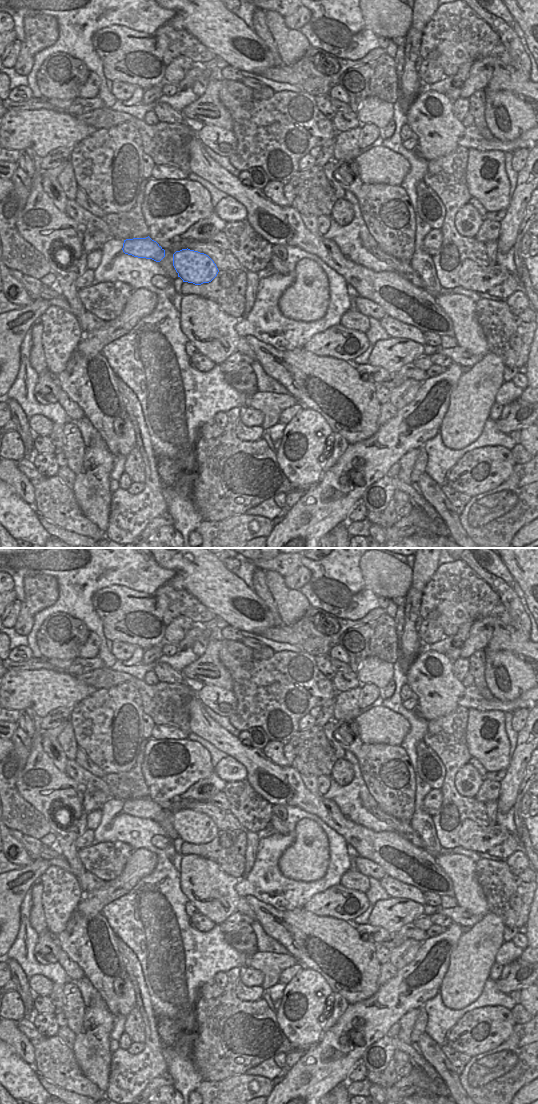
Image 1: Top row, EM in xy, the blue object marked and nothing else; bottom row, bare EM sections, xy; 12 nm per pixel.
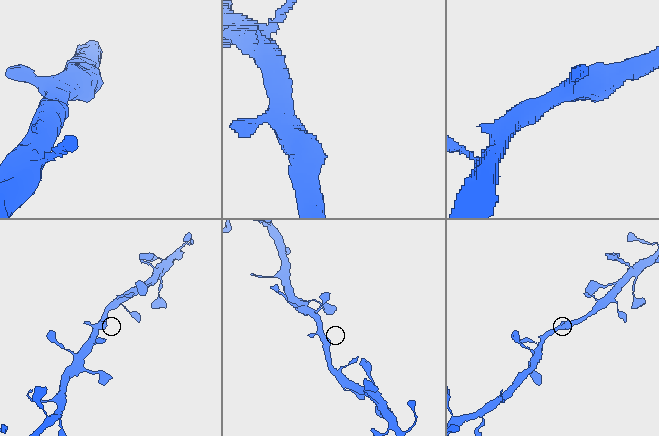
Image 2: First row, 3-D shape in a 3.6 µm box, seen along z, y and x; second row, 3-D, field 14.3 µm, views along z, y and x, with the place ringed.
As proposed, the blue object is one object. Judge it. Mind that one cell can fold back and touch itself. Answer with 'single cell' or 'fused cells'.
single cell

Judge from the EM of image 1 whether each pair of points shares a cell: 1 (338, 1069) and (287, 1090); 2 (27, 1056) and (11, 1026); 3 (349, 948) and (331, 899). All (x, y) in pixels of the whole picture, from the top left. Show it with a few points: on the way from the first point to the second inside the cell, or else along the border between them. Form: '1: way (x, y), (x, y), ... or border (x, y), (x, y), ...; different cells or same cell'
1: way (325, 1069), (300, 1090); same cell
2: way (22, 1050), (20, 1043), (11, 1034); same cell
3: border (315, 914), (340, 918), (349, 922); different cells

